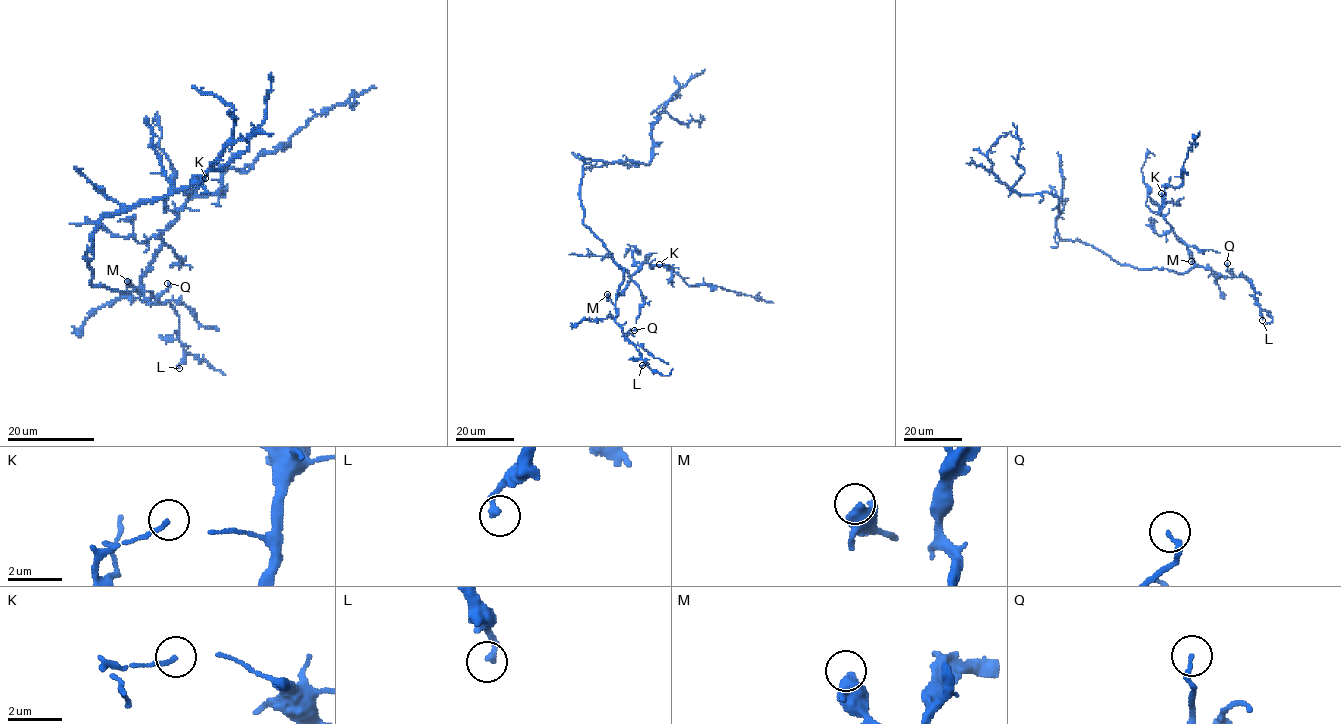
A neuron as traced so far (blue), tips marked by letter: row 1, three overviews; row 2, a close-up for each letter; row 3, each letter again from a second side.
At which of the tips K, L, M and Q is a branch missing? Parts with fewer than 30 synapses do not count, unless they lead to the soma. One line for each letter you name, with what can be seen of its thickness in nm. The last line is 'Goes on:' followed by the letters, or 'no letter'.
Goes on: no letter

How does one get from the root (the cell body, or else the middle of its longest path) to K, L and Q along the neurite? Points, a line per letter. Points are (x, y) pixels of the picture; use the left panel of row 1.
K: (109, 290), (152, 296), (143, 295), (141, 279), (162, 245), (162, 233), (192, 197), (193, 186), (205, 178)
L: (109, 290), (152, 296), (147, 298), (140, 287), (143, 302), (170, 303), (178, 316), (184, 351), (179, 368)
Q: (109, 290), (151, 292), (152, 296), (147, 298), (140, 287), (139, 297), (152, 304), (169, 287), (167, 283)

